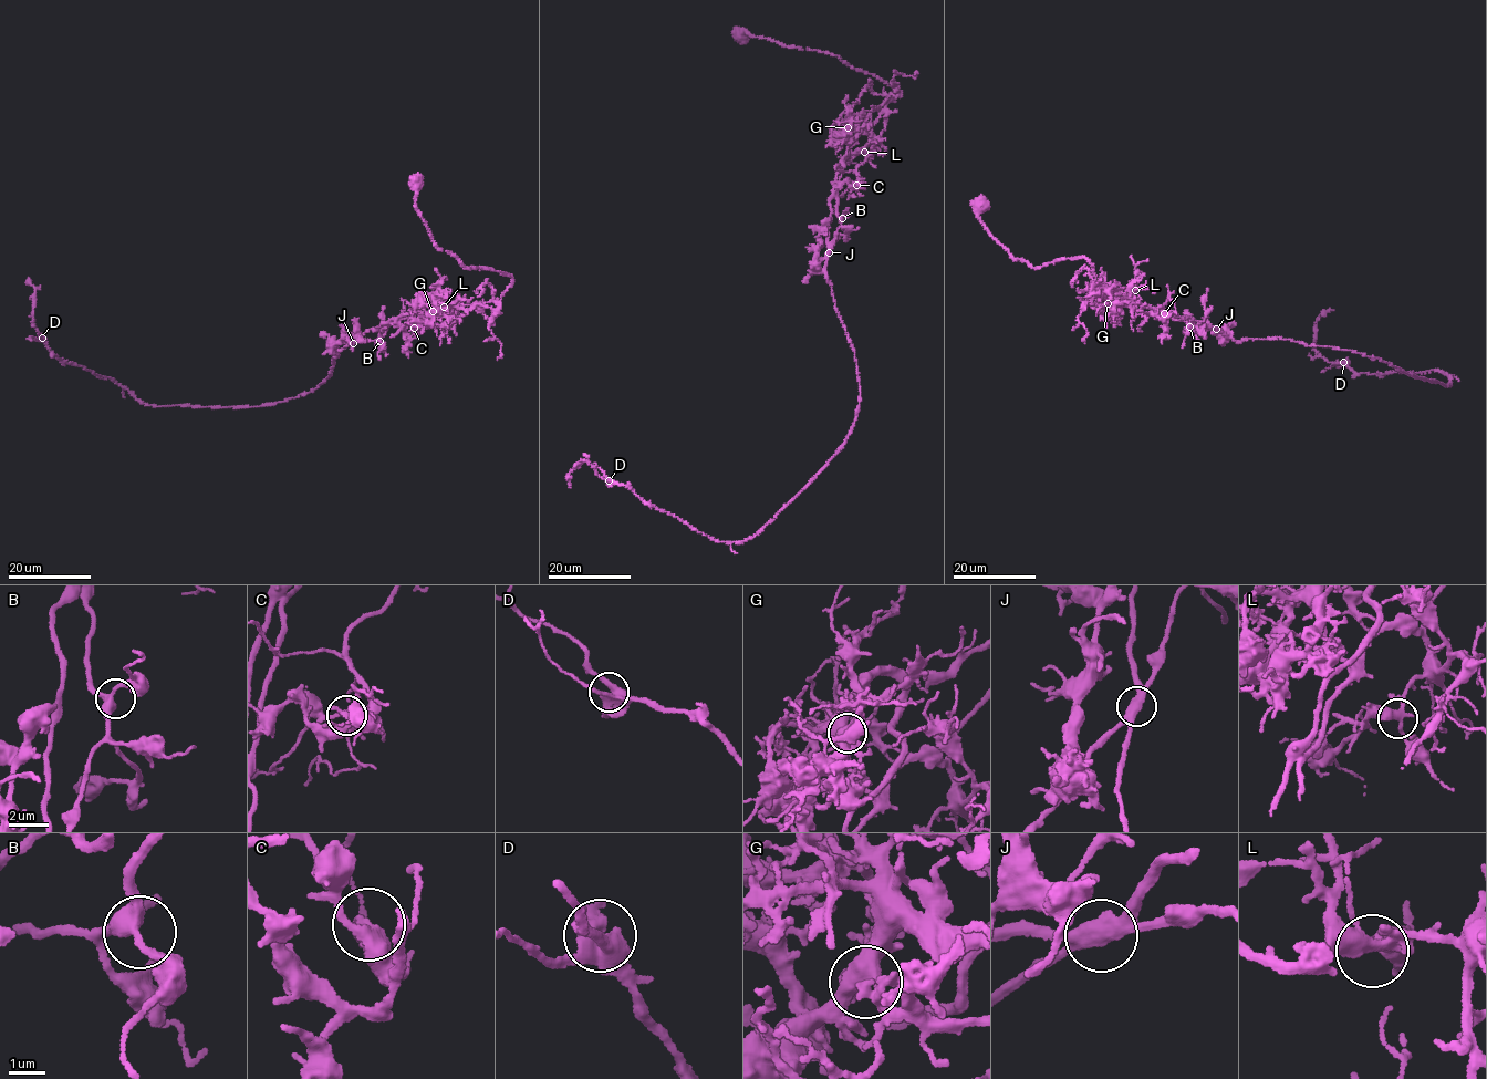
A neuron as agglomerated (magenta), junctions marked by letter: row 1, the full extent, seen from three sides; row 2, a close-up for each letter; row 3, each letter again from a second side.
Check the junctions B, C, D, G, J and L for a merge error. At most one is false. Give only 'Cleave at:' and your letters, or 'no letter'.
Cleave at: J

